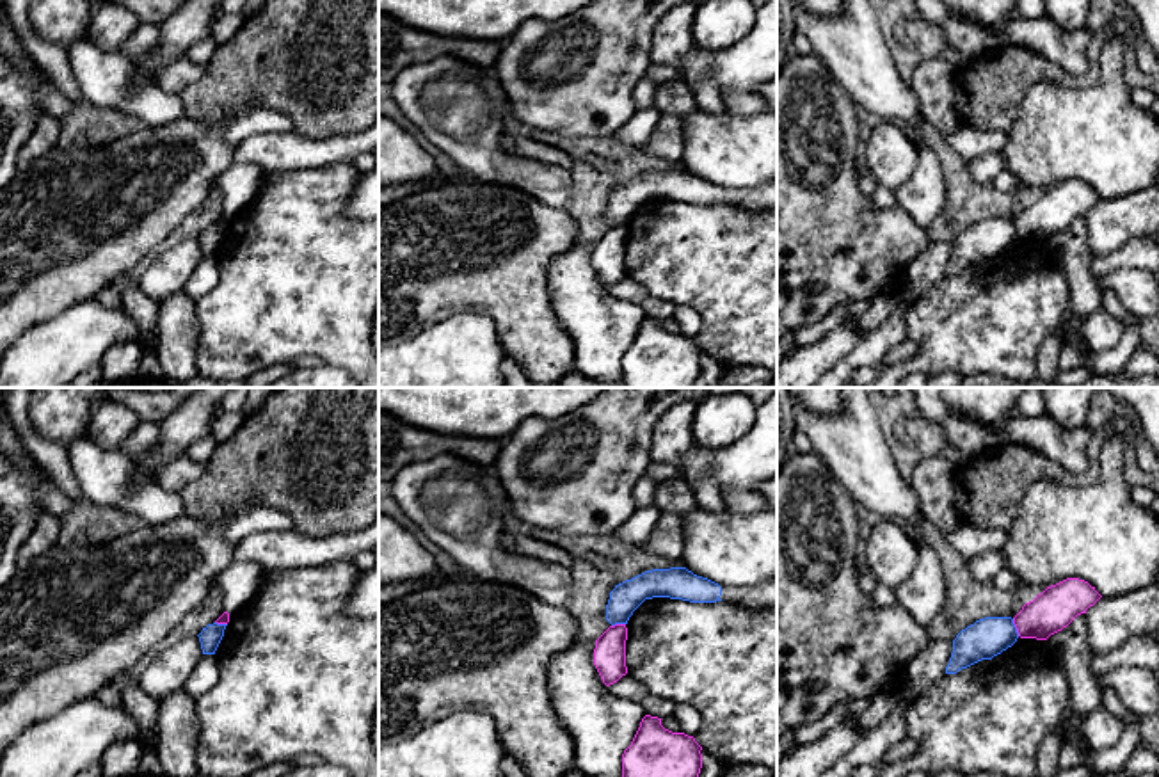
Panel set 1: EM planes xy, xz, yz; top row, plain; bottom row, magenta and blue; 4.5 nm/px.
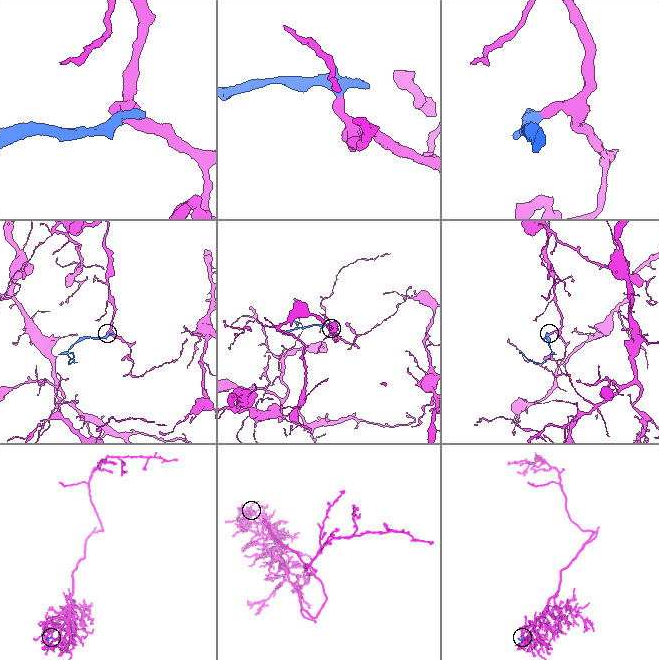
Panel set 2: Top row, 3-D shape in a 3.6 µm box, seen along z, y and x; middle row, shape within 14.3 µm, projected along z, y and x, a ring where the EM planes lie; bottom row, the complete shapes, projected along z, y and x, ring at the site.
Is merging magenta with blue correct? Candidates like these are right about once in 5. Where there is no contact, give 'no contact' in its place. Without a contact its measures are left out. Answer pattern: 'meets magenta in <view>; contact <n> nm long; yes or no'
meets magenta in yz; contact 90 nm long; no

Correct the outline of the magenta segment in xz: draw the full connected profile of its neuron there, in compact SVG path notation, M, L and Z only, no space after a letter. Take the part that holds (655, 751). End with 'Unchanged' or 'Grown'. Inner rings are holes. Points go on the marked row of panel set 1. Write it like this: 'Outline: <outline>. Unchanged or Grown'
Outline: M645 715L622 754L622 777L699 777L702 747L693 736L672 733Z. Unchanged

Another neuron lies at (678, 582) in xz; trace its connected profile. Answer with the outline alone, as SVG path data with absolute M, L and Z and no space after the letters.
M686 567L652 569L615 585L606 605L606 621L611 626L627 624L633 612L652 597L690 603L725 601L745 608L771 608L777 606L777 578L752 587L720 587Z

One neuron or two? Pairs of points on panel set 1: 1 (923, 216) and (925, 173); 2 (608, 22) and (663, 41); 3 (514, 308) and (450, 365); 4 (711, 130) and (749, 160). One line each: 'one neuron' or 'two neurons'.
1: one neuron
2: two neurons
3: two neurons
4: one neuron

